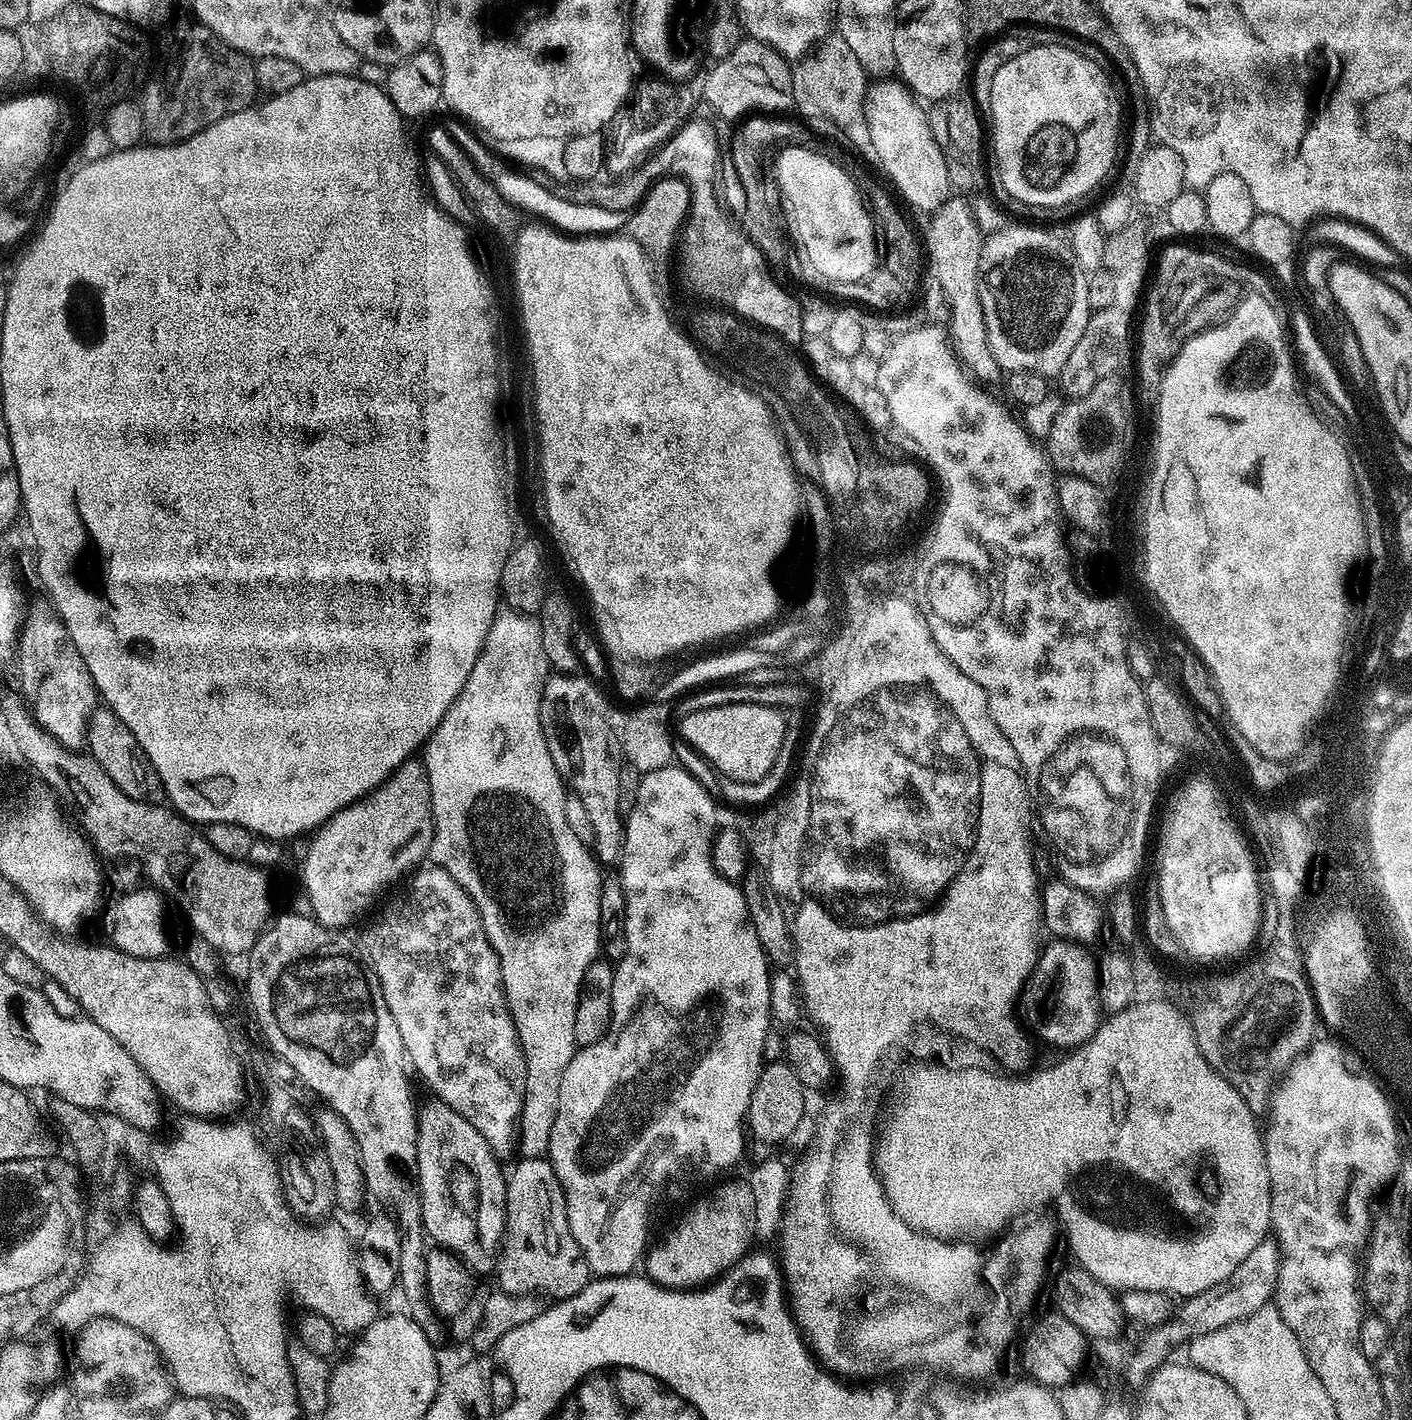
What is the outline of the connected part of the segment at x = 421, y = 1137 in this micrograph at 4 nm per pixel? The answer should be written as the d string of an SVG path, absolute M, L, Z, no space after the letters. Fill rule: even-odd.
M428 1098L424 1105L420 1104L416 1113L416 1141L418 1142L418 1170L416 1171L416 1182L420 1190L420 1205L422 1206L422 1218L424 1224L425 1237L433 1245L441 1248L447 1248L449 1252L459 1256L462 1263L467 1268L471 1268L473 1273L480 1272L491 1273L496 1267L500 1245L504 1239L504 1223L506 1222L506 1179L505 1169L500 1169L501 1161L490 1150L490 1146L482 1134L478 1134L478 1130L474 1130L474 1126L470 1126L470 1122L466 1122L466 1118L462 1118L462 1114L458 1114L458 1110L450 1110L450 1106L446 1106L446 1102L435 1098Z

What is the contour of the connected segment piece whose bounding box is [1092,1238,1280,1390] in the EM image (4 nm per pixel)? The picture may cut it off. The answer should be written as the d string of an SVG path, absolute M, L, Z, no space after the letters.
M1266 1238L1262 1243L1254 1248L1246 1256L1245 1261L1240 1262L1238 1266L1234 1268L1233 1274L1230 1277L1223 1279L1222 1282L1218 1282L1215 1286L1210 1286L1207 1290L1202 1290L1194 1296L1187 1297L1180 1307L1175 1311L1172 1319L1164 1324L1159 1324L1158 1327L1147 1329L1142 1335L1144 1335L1138 1342L1137 1346L1134 1346L1126 1350L1125 1346L1120 1344L1116 1340L1098 1339L1093 1341L1092 1354L1106 1366L1112 1366L1116 1363L1116 1370L1118 1373L1123 1373L1123 1380L1132 1388L1136 1390L1141 1389L1148 1383L1148 1377L1156 1372L1157 1369L1164 1366L1174 1344L1182 1342L1182 1344L1191 1341L1192 1338L1201 1336L1202 1334L1208 1334L1211 1330L1221 1329L1222 1326L1229 1325L1230 1322L1240 1321L1244 1317L1248 1317L1252 1313L1256 1313L1258 1309L1264 1308L1273 1297L1276 1289L1277 1282L1277 1268L1280 1265L1279 1248L1275 1244L1275 1241L1270 1238Z

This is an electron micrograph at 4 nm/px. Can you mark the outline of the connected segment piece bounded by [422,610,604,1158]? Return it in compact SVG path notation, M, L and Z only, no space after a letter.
M497 611L484 639L484 645L470 670L470 676L466 678L466 684L462 686L462 690L454 698L450 710L446 710L442 722L438 722L438 726L428 737L428 743L422 748L422 759L430 778L430 794L432 795L432 845L428 856L431 863L435 867L446 870L446 874L450 874L450 878L454 878L454 882L458 882L458 886L462 886L466 890L466 894L470 894L474 906L478 906L478 914L482 918L482 926L486 930L486 938L490 942L490 946L494 946L500 959L506 1002L510 1014L514 1018L514 1026L518 1030L518 1038L526 1058L526 1090L518 1125L518 1148L519 1151L524 1151L521 1153L528 1158L540 1158L547 1153L550 1130L554 1126L558 1108L558 1086L562 1086L562 1074L566 1070L566 1066L570 1066L572 1055L577 1050L574 1042L574 1010L578 1006L580 983L584 977L586 966L593 964L601 955L598 898L602 894L602 882L604 881L602 868L593 851L578 839L574 830L570 830L570 822L566 822L566 810L564 809L566 786L550 758L544 735L540 730L540 695L544 689L544 681L548 679L549 675L550 665L546 658L546 650L542 650L542 630L539 619L522 612Z

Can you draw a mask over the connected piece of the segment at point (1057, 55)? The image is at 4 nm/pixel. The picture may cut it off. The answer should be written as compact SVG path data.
M1067 43L1040 44L1037 48L1025 47L1018 58L1010 58L1006 66L994 74L994 86L990 86L990 106L987 111L992 115L992 128L990 124L990 148L996 151L996 168L998 178L1002 182L1004 191L1018 198L1018 202L1030 202L1034 206L1050 206L1057 208L1063 204L1076 204L1083 196L1088 196L1108 176L1112 163L1116 160L1116 147L1120 144L1120 100L1108 81L1108 76L1095 64L1092 56L1084 56L1076 52Z

